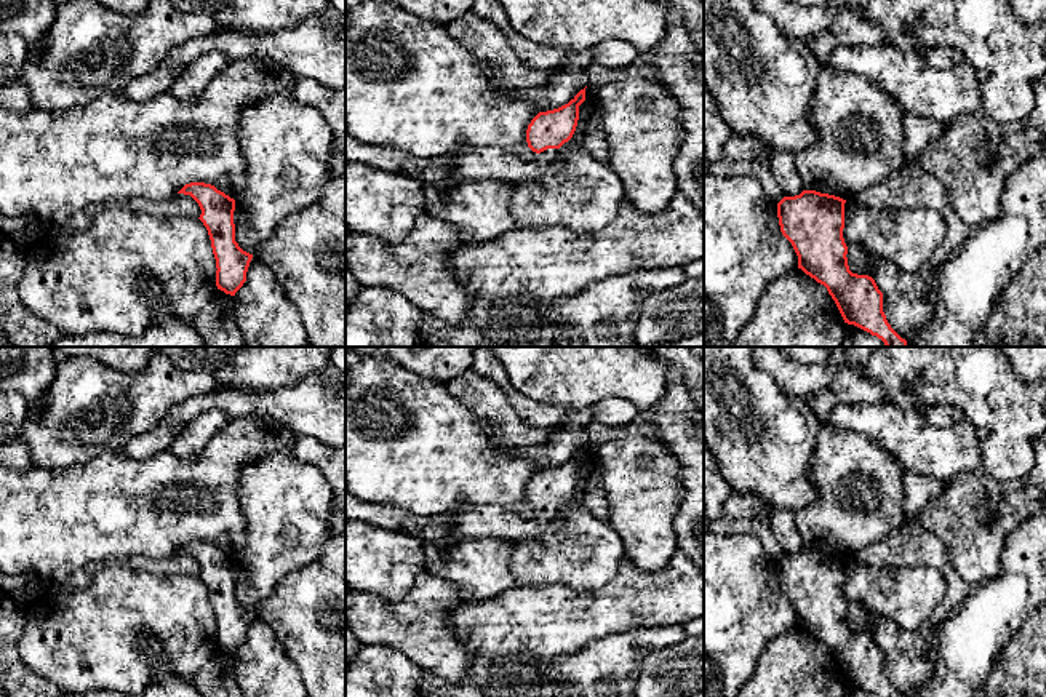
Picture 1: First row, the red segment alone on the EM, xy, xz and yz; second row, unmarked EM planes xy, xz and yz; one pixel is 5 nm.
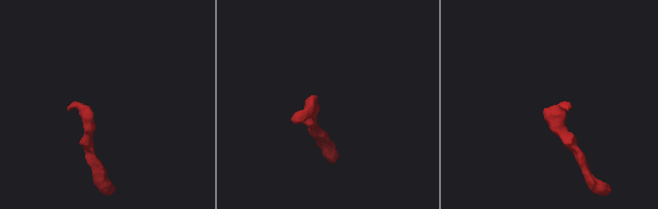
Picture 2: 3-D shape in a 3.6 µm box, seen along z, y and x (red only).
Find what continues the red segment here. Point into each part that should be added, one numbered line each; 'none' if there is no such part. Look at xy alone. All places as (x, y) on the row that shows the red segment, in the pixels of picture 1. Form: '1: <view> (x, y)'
none

